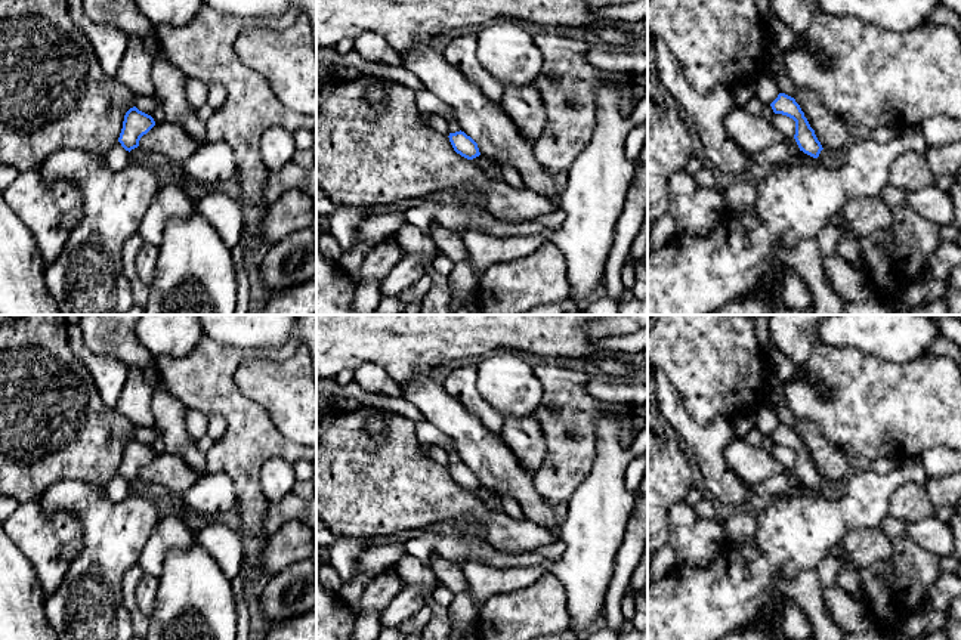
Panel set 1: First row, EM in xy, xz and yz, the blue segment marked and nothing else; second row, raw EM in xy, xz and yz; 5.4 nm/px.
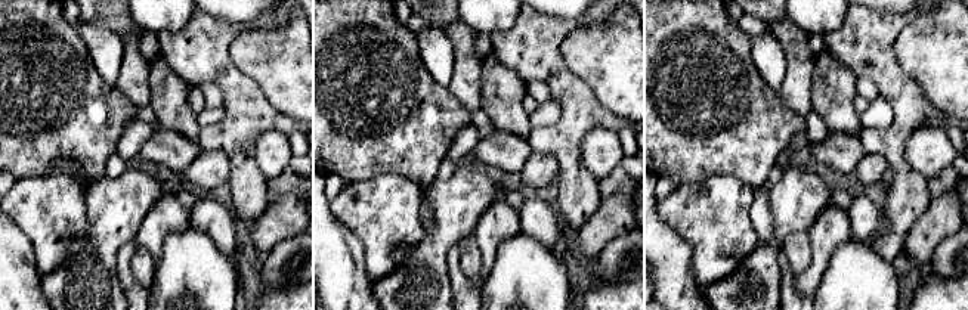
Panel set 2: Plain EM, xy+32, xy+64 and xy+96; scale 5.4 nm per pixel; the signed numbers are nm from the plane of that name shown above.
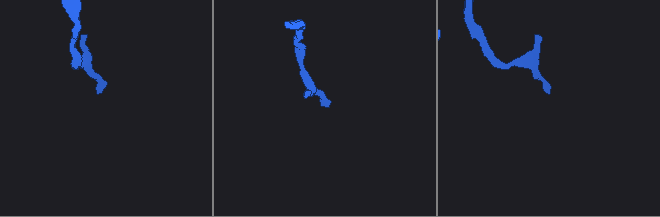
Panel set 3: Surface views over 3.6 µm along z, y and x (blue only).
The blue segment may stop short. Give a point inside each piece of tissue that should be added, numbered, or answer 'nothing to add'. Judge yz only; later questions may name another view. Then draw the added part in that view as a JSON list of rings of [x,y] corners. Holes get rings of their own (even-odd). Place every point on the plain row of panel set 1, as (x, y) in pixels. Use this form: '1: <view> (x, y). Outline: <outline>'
1: yz (831, 491). Outline: [[[822,480],[816,491],[822,494],[826,500],[838,500],[843,495],[841,485],[835,485],[826,480]]]

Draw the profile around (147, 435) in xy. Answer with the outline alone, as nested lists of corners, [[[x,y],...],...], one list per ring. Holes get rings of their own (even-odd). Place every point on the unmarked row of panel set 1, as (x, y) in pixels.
[[[133,424],[133,430],[135,430],[135,438],[148,445],[152,446],[155,443],[155,429],[154,427],[142,427],[142,426],[136,426]]]

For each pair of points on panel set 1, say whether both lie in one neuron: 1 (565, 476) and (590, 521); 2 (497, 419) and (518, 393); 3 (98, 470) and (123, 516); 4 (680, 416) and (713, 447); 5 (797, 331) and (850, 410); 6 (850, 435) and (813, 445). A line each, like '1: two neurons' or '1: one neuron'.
1: two neurons
2: two neurons
3: two neurons
4: one neuron
5: two neurons
6: two neurons

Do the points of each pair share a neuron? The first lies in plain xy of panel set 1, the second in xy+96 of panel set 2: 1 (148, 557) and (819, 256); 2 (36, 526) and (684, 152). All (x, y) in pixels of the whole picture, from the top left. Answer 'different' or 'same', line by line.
1: same
2: different

